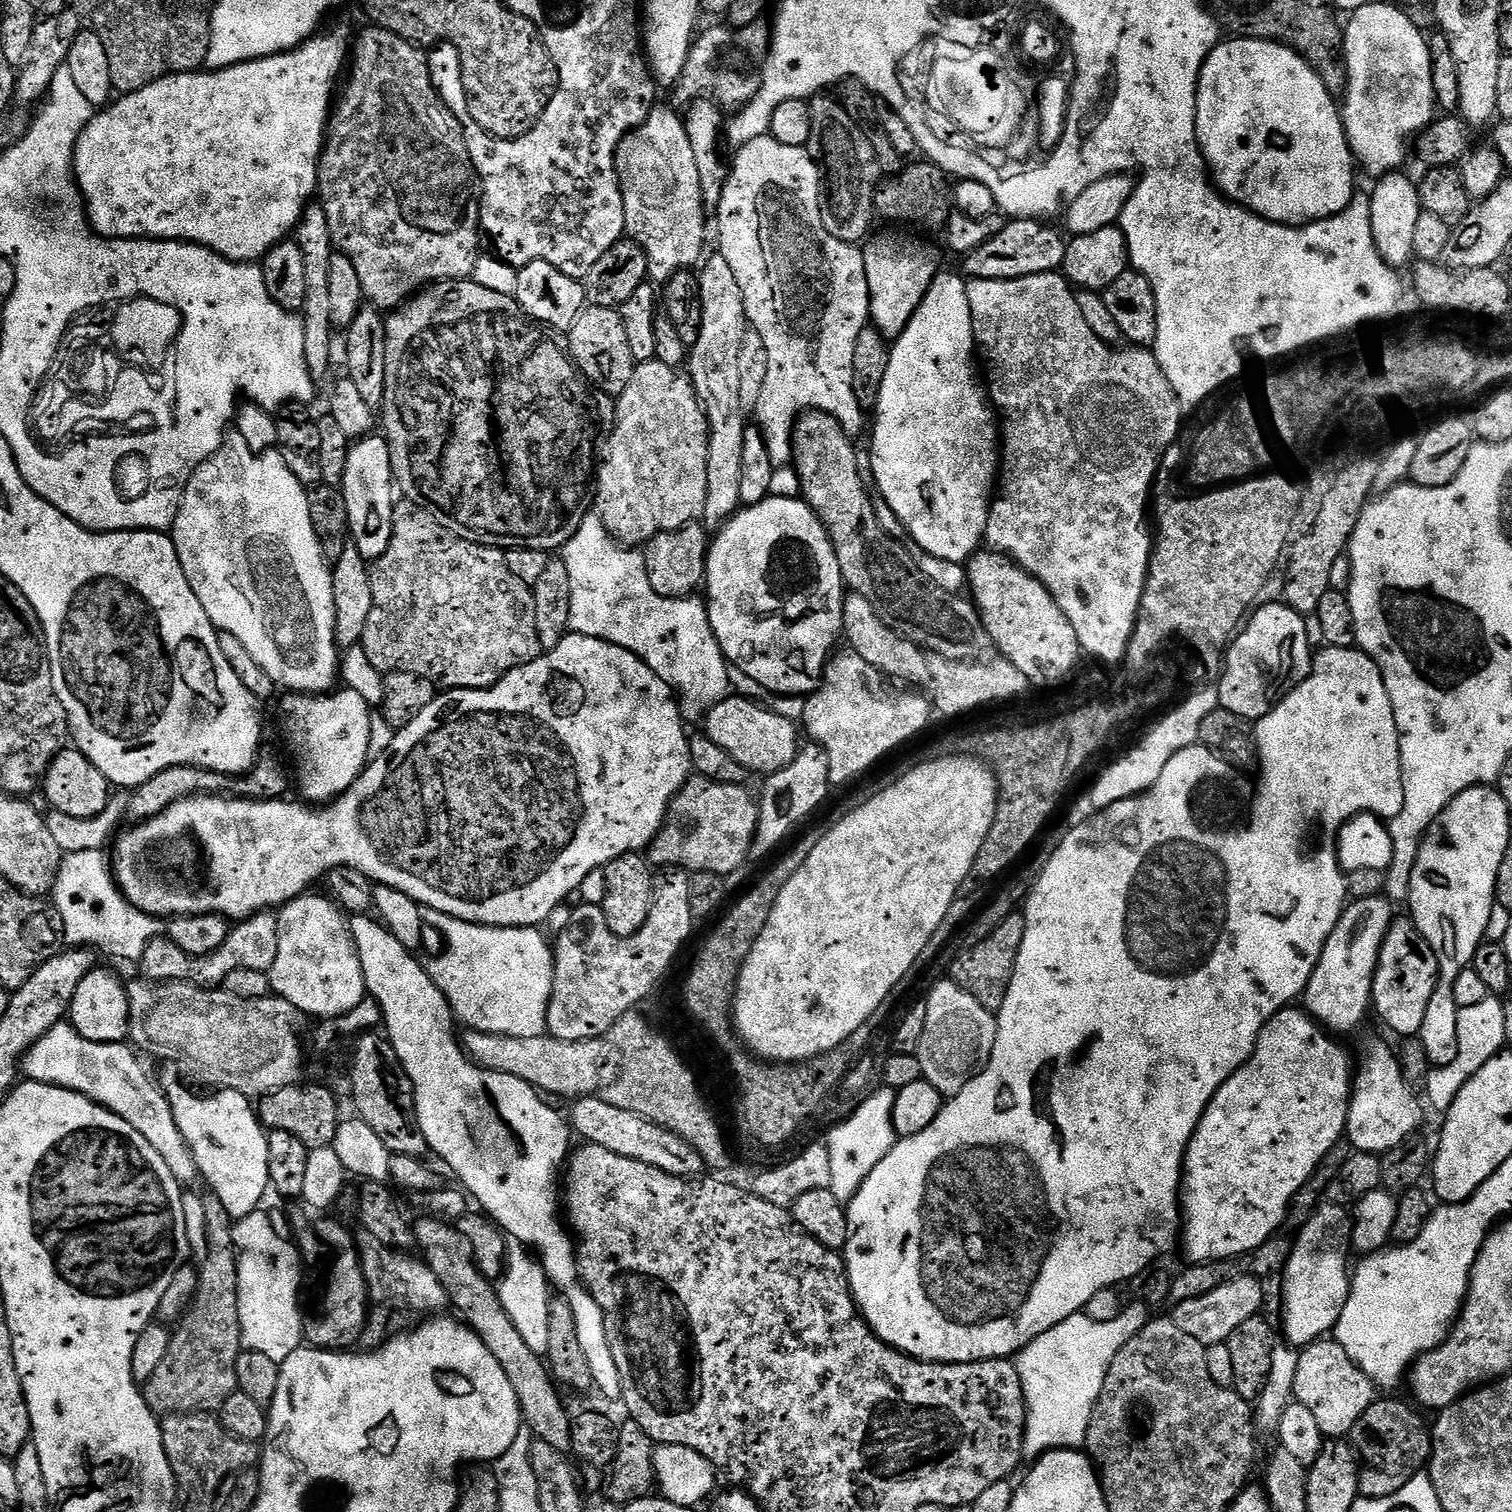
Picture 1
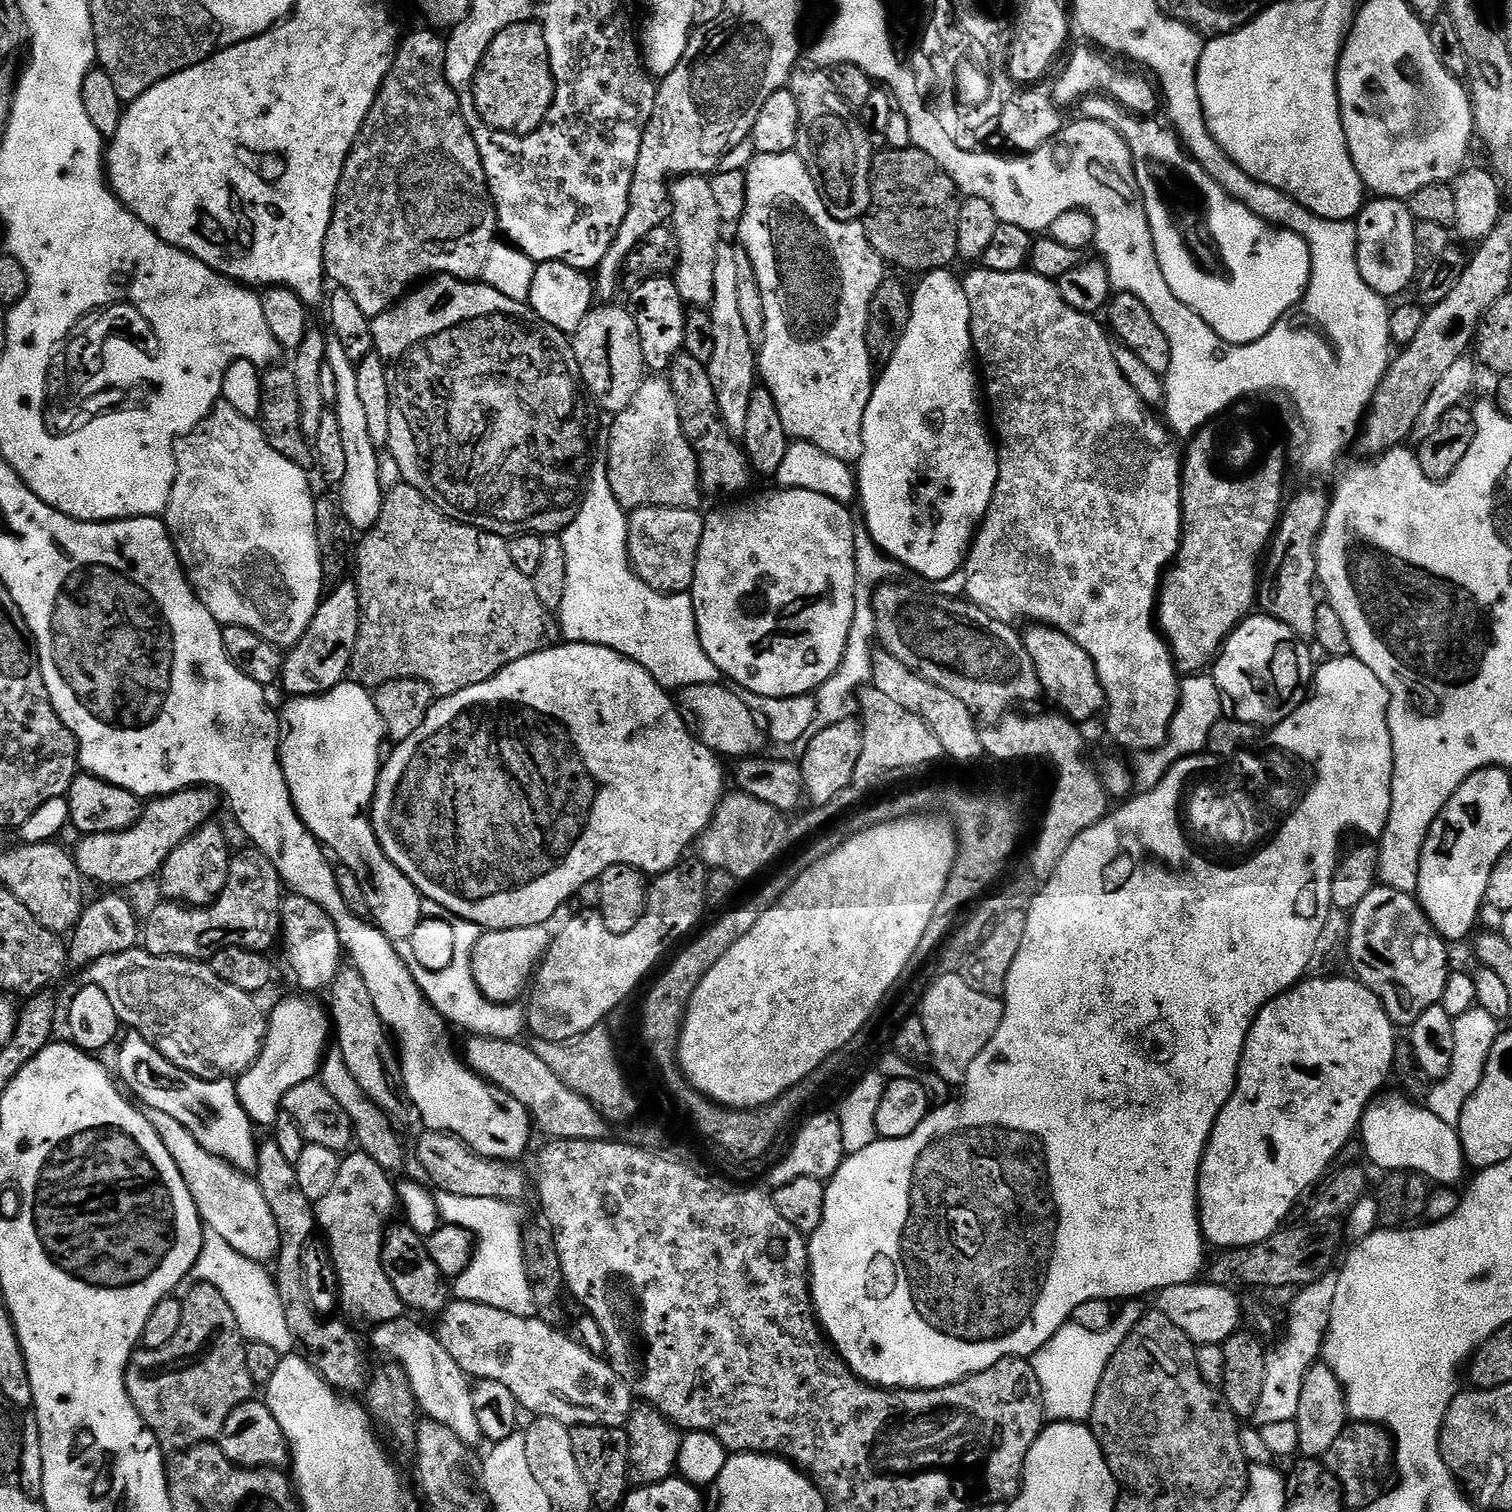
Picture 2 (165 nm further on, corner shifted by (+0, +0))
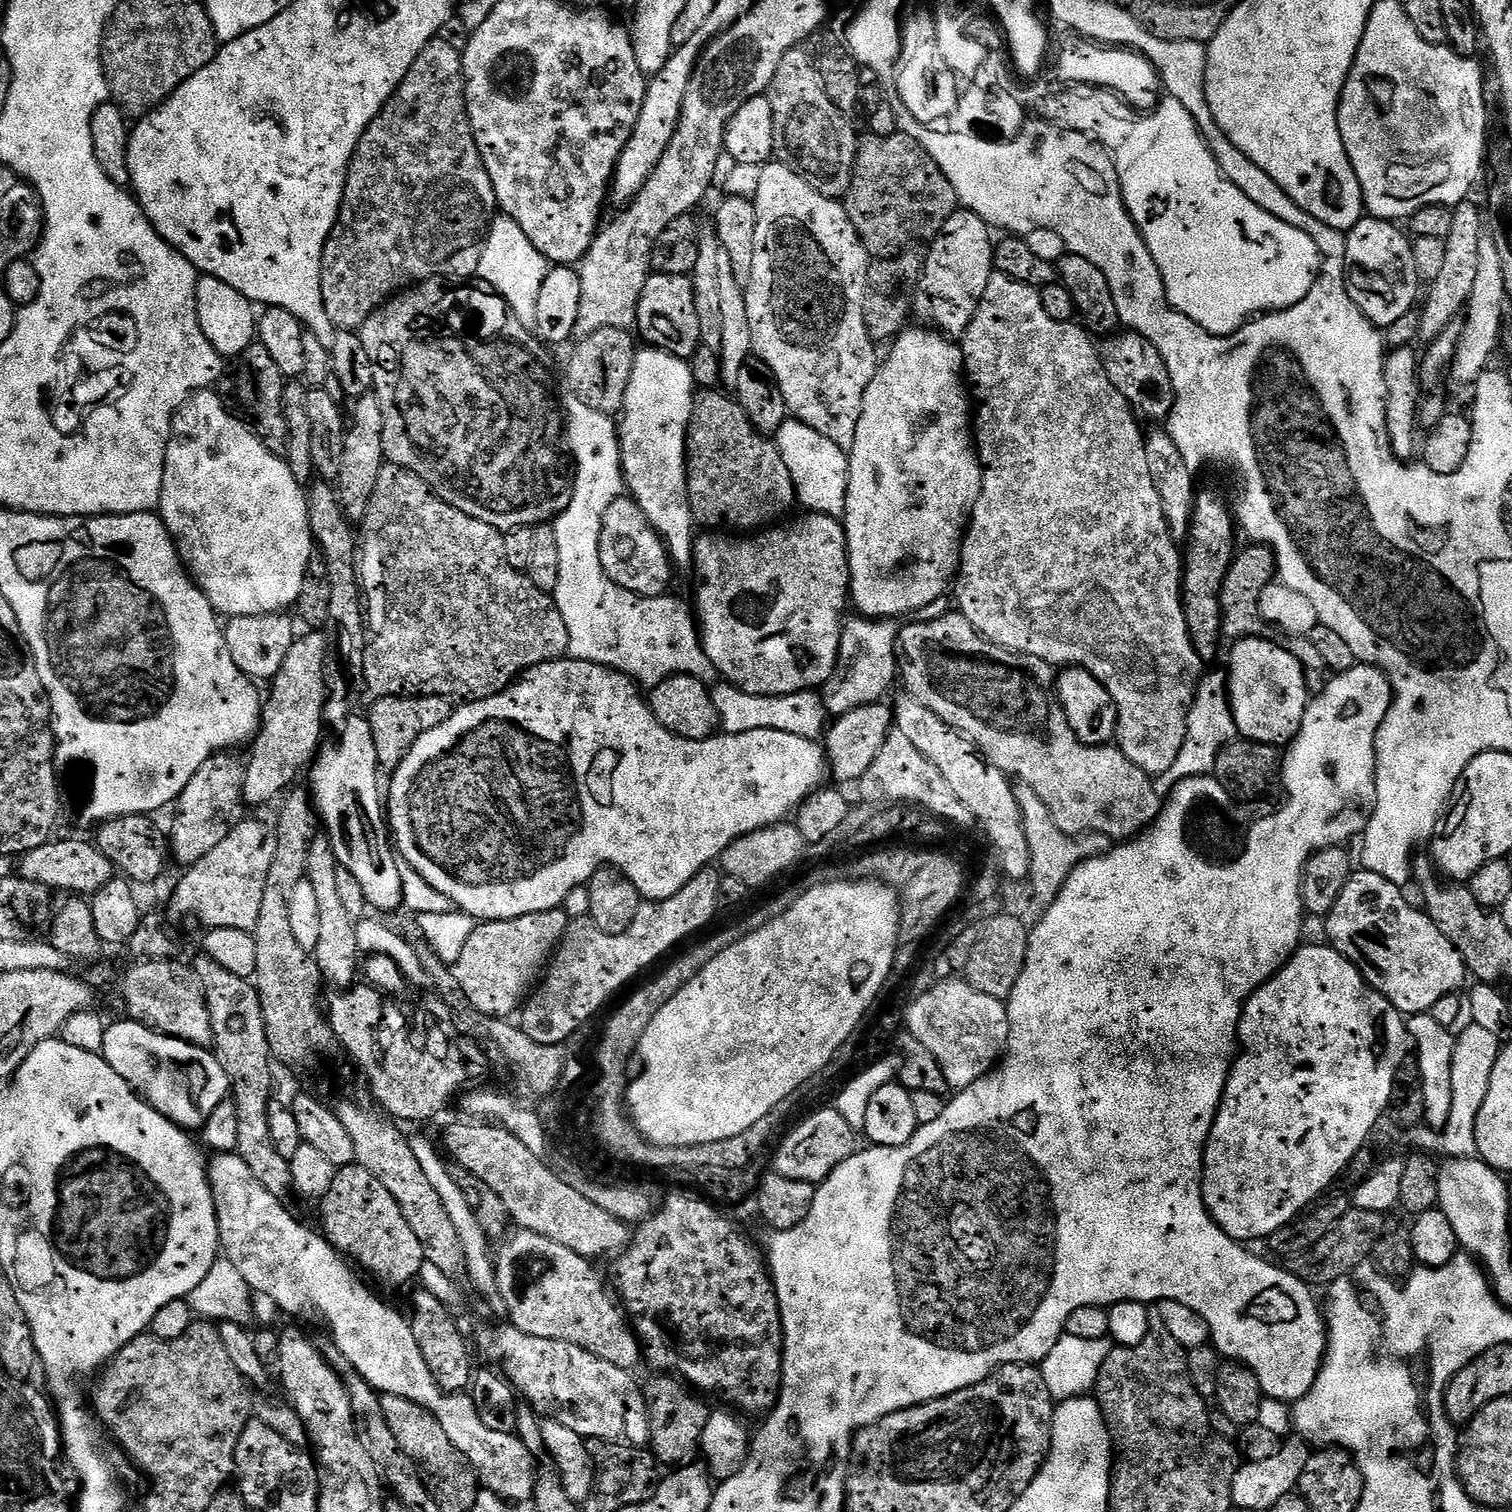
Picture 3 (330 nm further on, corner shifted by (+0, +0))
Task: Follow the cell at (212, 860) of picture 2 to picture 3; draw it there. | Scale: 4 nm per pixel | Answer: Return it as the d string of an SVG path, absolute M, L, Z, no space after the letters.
M217 754L206 758L202 766L186 782L186 790L174 802L176 817L170 828L170 856L177 865L191 866L210 854L222 838L226 838L234 823L235 814L242 808L244 798L244 764L236 754Z

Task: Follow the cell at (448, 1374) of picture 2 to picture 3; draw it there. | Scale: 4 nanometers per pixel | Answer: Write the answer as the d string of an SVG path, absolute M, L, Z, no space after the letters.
M216 1154L207 1165L208 1181L212 1187L212 1197L218 1218L220 1231L220 1247L227 1260L238 1269L238 1274L246 1278L248 1287L255 1295L266 1295L272 1298L281 1313L289 1312L292 1316L300 1316L303 1312L317 1312L328 1323L330 1339L338 1346L338 1350L346 1358L346 1362L370 1386L385 1396L406 1398L418 1406L427 1408L434 1418L446 1430L450 1442L466 1459L473 1472L488 1479L487 1487L498 1496L503 1496L510 1502L516 1500L531 1501L534 1496L532 1484L532 1464L534 1458L526 1446L522 1446L520 1437L515 1434L490 1430L485 1417L476 1409L475 1399L464 1392L445 1394L434 1382L434 1374L430 1374L430 1366L426 1366L426 1358L422 1358L422 1350L418 1350L418 1342L414 1338L414 1330L407 1315L402 1316L388 1305L383 1304L372 1292L356 1285L352 1277L349 1261L339 1255L335 1248L324 1239L315 1227L307 1228L299 1224L290 1213L284 1209L283 1199L270 1194L258 1178L235 1154Z

